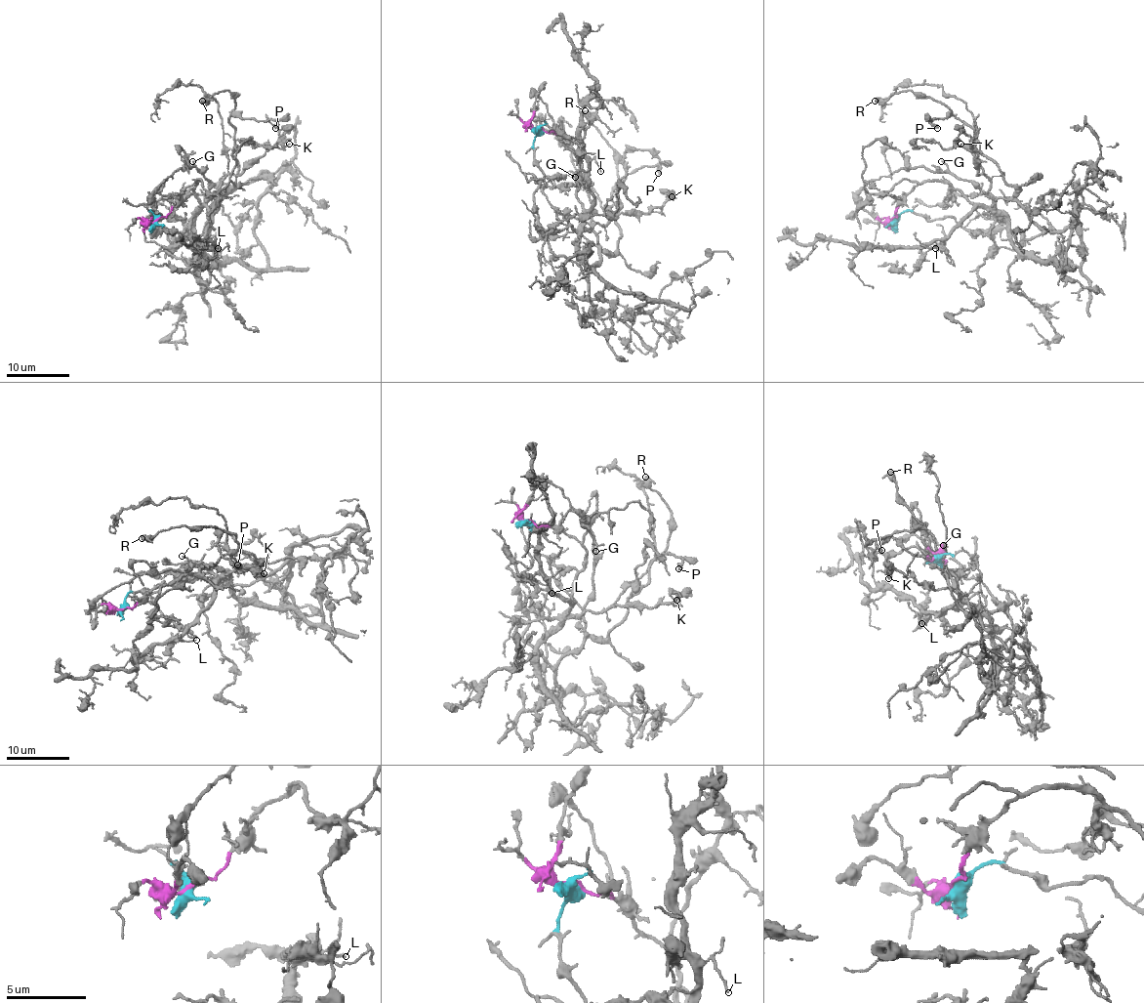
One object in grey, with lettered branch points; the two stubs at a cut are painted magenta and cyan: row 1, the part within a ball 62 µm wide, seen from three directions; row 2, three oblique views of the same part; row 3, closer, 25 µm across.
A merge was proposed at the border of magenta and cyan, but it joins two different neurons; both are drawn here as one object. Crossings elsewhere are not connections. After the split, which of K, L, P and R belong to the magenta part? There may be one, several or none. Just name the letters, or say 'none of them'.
K, L

